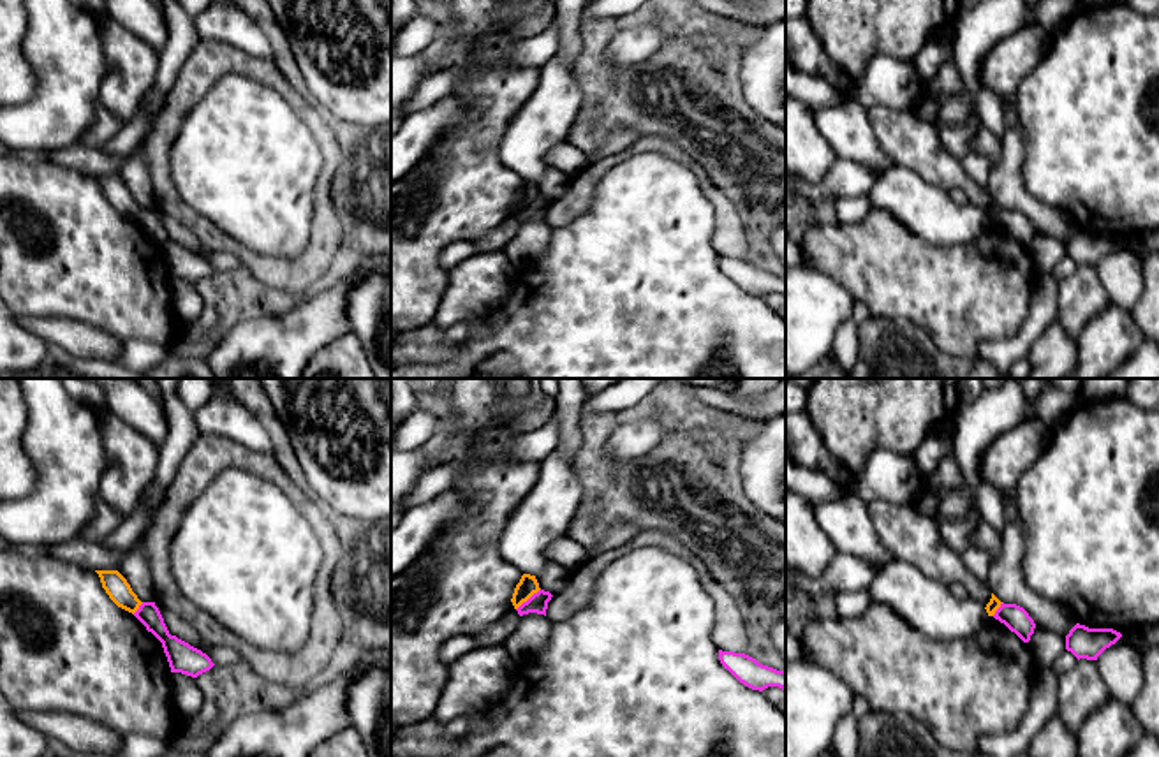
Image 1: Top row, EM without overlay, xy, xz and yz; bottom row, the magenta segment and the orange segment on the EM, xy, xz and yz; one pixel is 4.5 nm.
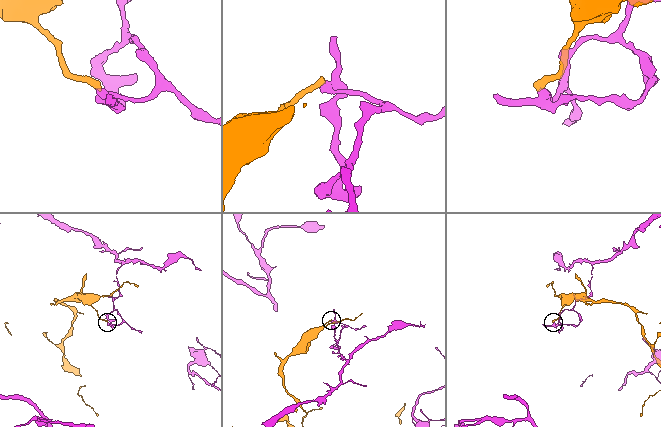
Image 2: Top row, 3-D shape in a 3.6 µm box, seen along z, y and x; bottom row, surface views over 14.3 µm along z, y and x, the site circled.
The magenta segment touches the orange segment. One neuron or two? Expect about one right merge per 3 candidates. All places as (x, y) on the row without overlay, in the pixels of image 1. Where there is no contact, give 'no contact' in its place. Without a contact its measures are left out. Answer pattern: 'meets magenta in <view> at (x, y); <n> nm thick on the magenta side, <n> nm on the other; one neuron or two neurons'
meets magenta in xz at (529, 205); 90 nm thick on the magenta side, 90 nm on the other; two neurons

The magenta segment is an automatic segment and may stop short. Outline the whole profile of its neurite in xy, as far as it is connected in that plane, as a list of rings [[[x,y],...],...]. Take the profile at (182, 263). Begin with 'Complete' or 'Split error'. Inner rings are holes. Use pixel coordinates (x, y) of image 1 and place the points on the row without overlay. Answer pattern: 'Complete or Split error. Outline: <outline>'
Complete. Outline: [[[143,208],[134,222],[162,248],[171,278],[197,283],[215,271],[206,259],[169,239],[155,208]]]

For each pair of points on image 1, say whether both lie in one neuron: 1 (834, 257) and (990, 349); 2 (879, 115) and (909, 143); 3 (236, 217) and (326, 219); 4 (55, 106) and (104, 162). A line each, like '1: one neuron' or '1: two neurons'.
1: two neurons
2: one neuron
3: two neurons
4: two neurons

